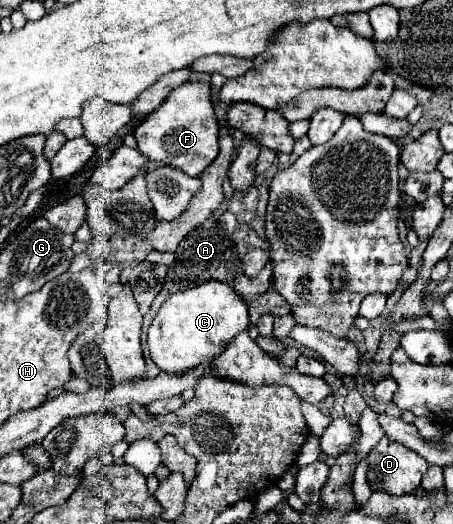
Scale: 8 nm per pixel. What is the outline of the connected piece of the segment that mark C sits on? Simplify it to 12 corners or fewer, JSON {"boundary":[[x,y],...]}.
{"boundary":[[205,282],[163,302],[149,328],[163,372],[209,366],[249,328],[245,300]]}

